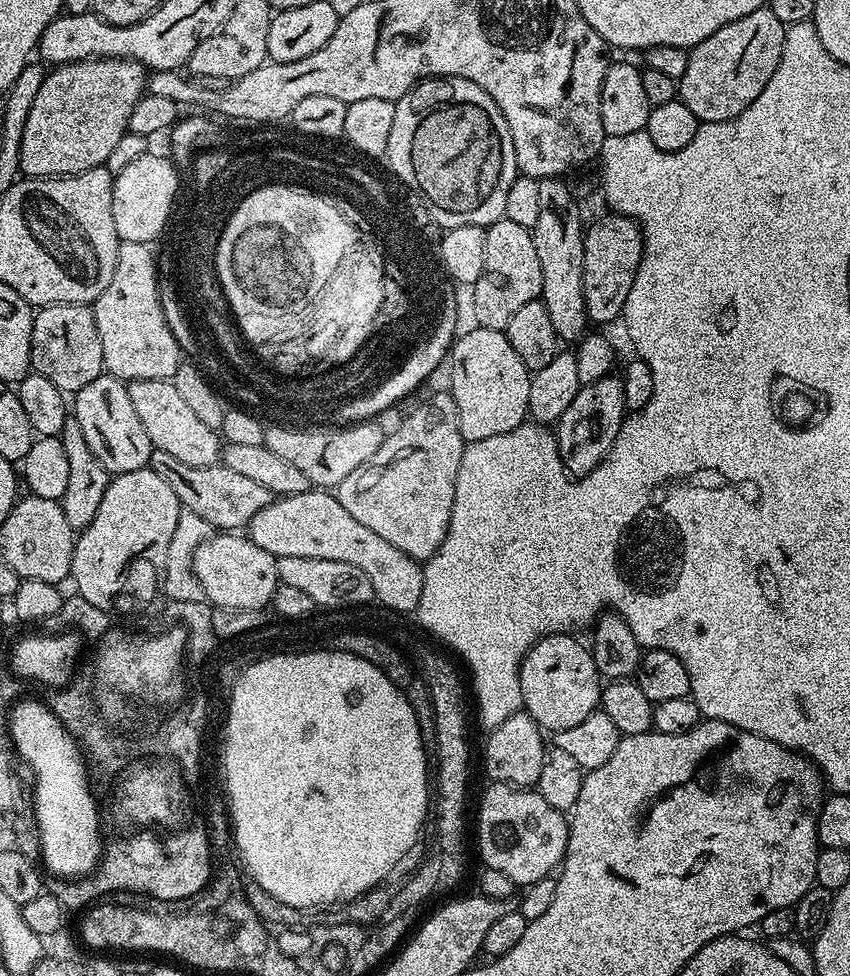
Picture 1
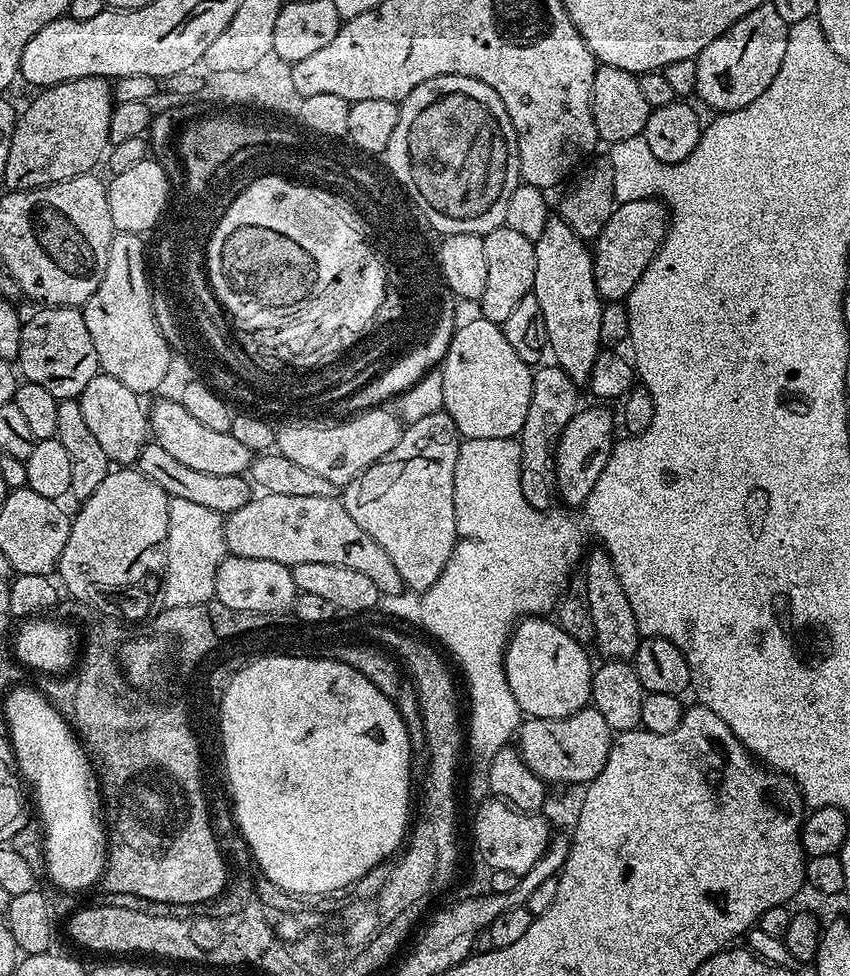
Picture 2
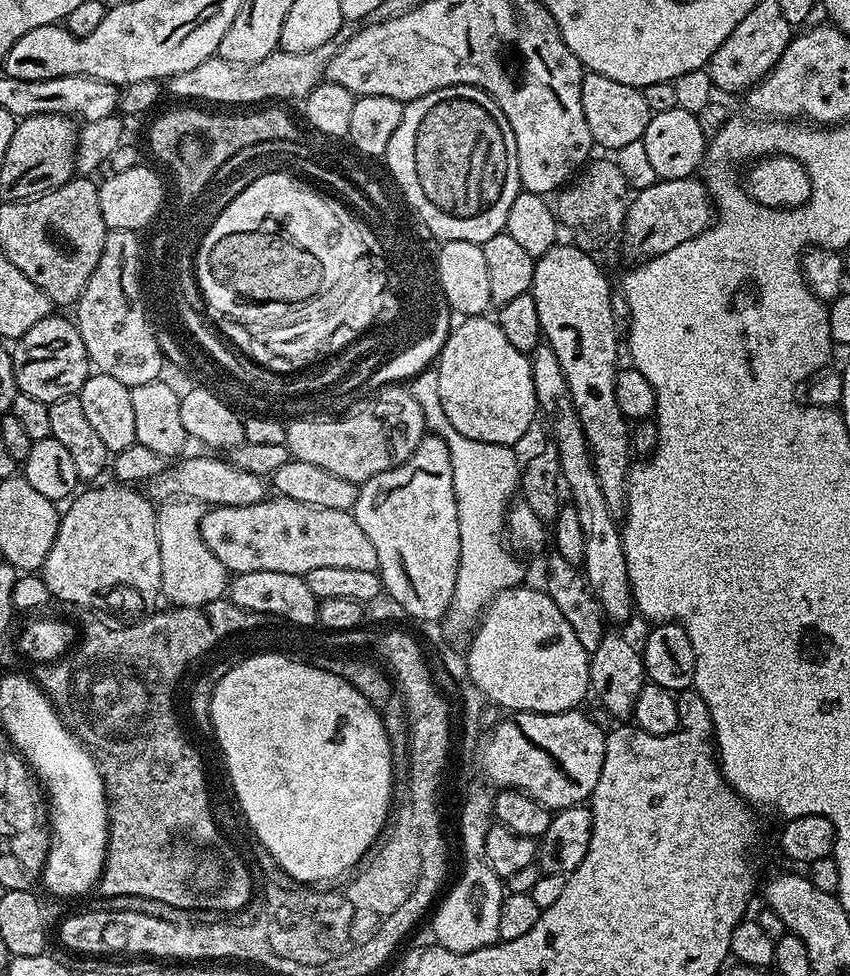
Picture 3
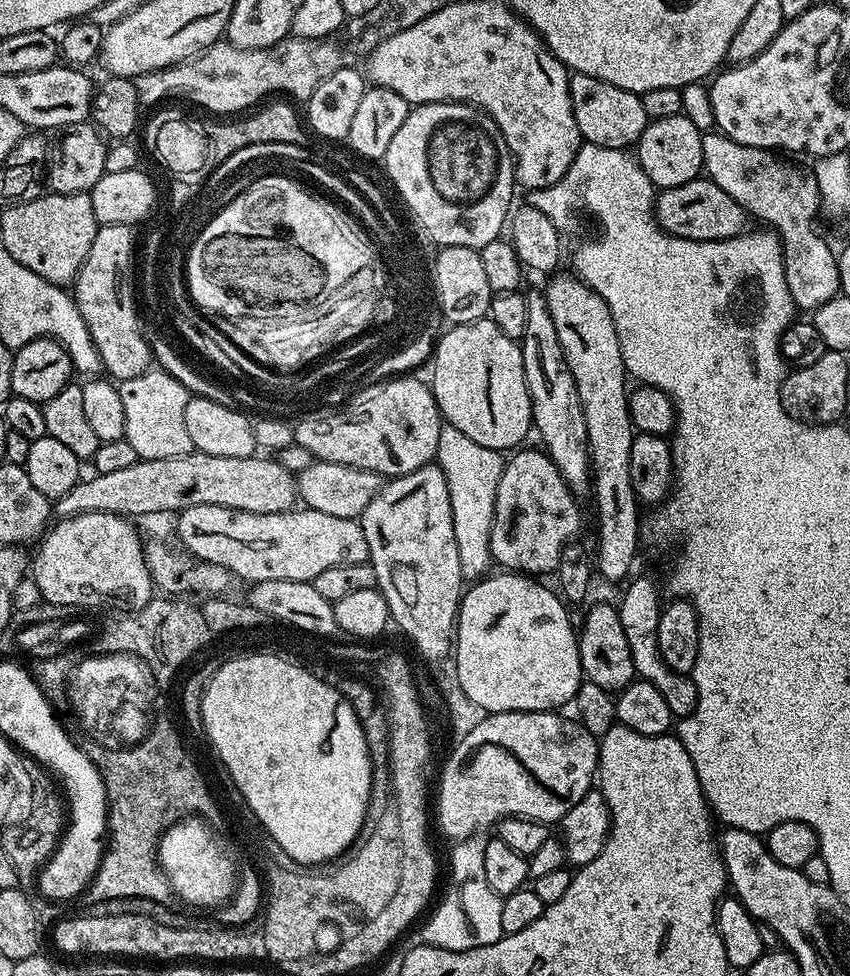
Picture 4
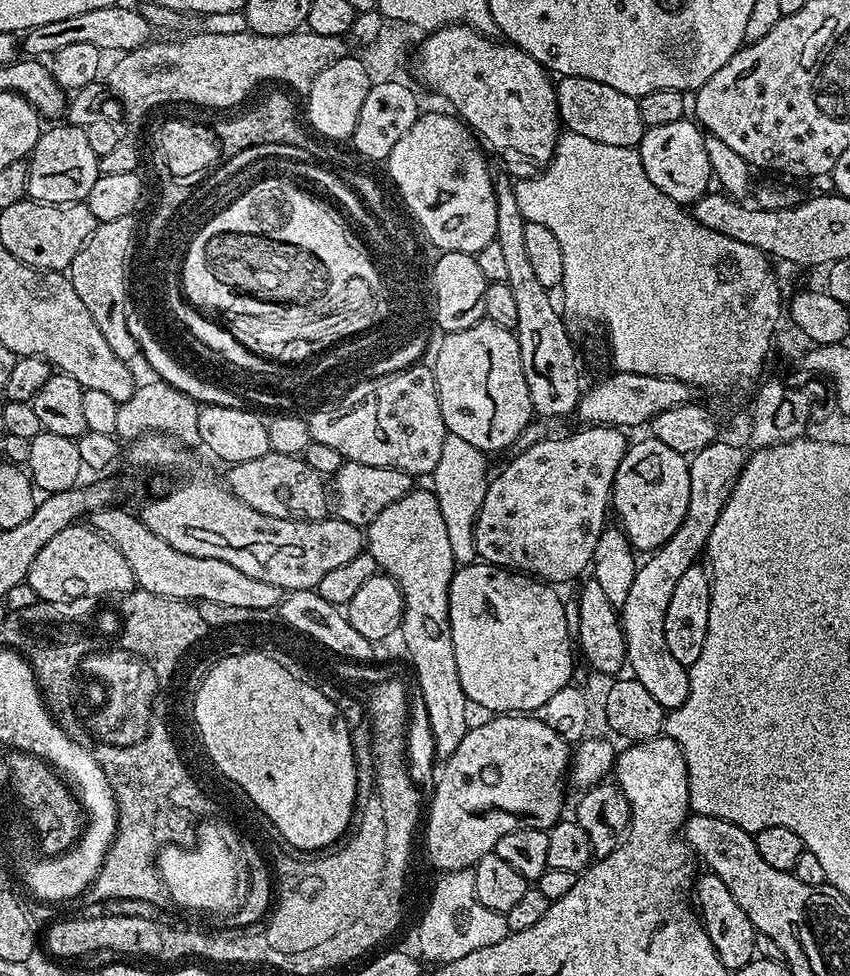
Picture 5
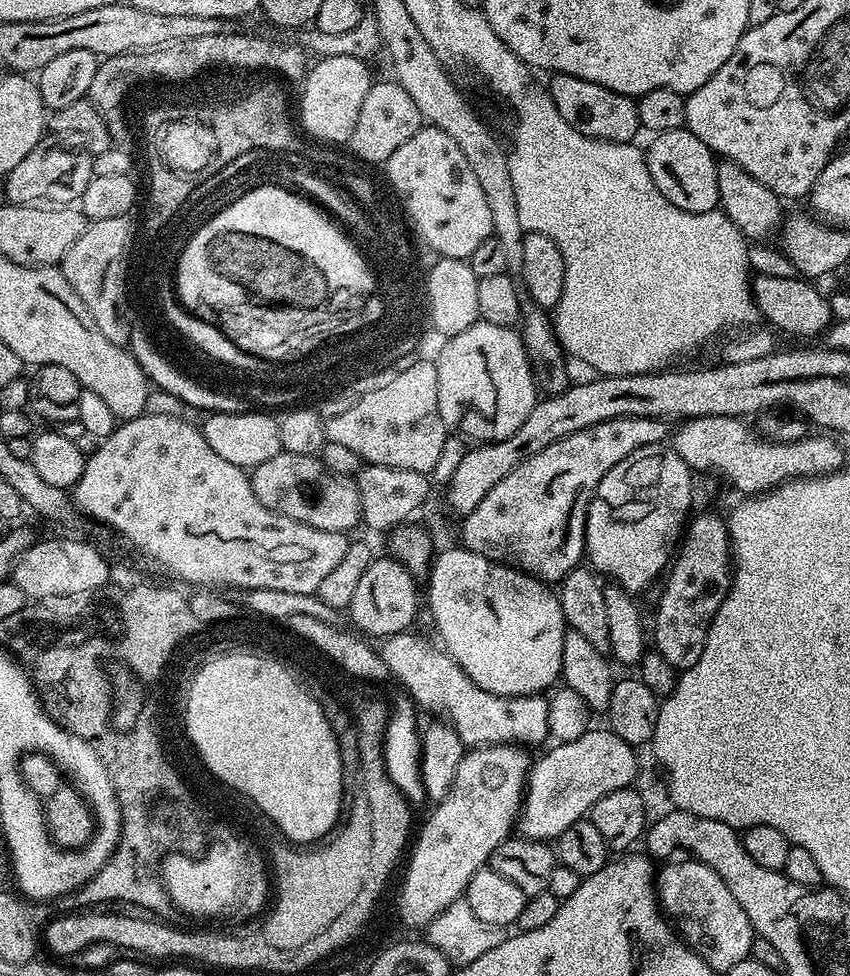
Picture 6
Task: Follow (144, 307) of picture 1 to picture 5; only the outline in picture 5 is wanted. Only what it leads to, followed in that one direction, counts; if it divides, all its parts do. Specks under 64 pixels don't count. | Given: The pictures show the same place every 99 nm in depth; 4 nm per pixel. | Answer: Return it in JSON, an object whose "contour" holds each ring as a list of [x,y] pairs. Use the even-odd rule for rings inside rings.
{"contour":[[[135,215],[126,218],[114,218],[114,222],[99,222],[90,238],[78,250],[70,269],[70,279],[78,298],[90,310],[90,318],[102,330],[102,338],[110,345],[110,350],[122,361],[132,362],[137,359],[138,349],[134,342],[134,334],[130,334],[126,322],[126,303],[123,284],[124,255],[130,242],[135,241]]]}

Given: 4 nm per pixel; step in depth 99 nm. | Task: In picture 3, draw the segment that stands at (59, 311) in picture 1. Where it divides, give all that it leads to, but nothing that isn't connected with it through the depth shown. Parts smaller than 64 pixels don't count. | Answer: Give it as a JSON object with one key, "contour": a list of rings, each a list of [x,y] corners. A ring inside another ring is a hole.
{"contour":[[[59,314],[34,322],[26,334],[22,334],[10,348],[16,387],[30,398],[38,398],[43,404],[50,405],[58,398],[75,396],[90,375],[90,361],[82,334],[71,319]]]}

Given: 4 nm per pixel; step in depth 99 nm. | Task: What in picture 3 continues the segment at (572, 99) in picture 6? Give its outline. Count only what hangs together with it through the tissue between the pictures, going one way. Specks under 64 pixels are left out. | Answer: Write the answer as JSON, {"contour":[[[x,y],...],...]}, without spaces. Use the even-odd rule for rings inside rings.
{"contour":[[[585,71],[582,78],[582,114],[586,114],[586,126],[590,126],[593,145],[604,148],[628,148],[631,144],[639,145],[646,134],[646,126],[653,116],[650,106],[646,106],[646,98],[641,89],[626,86],[626,82],[614,82],[614,78],[606,78],[606,74]]]}

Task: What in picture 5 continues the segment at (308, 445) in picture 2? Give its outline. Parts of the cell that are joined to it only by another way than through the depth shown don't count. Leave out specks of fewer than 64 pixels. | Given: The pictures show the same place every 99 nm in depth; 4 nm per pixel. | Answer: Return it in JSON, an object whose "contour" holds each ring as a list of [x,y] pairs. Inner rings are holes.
{"contour":[[[424,362],[364,381],[336,403],[309,411],[306,419],[310,438],[338,450],[344,461],[386,466],[407,472],[413,478],[427,477],[438,466],[442,442],[450,434],[444,427],[438,402],[436,373]]]}

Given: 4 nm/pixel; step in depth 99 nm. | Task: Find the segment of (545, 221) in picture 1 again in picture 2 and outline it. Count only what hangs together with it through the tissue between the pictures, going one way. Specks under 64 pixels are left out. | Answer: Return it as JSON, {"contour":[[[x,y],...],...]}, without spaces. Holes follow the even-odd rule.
{"contour":[[[550,218],[546,222],[546,230],[542,230],[542,238],[534,243],[536,257],[531,295],[538,298],[538,306],[542,306],[542,318],[546,318],[551,359],[556,367],[566,370],[566,374],[570,374],[570,378],[578,386],[587,385],[594,370],[594,362],[602,351],[600,335],[604,332],[606,308],[594,282],[589,245],[567,222],[559,218]]]}

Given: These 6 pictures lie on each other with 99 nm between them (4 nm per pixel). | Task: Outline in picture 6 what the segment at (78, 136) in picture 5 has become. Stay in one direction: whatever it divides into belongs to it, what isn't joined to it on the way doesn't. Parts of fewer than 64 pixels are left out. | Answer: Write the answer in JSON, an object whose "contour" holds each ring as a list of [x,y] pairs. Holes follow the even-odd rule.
{"contour":[[[41,142],[14,166],[9,176],[3,177],[4,192],[9,204],[36,204],[47,202],[52,206],[72,206],[80,201],[88,183],[92,181],[91,155],[63,148],[60,144]]]}

